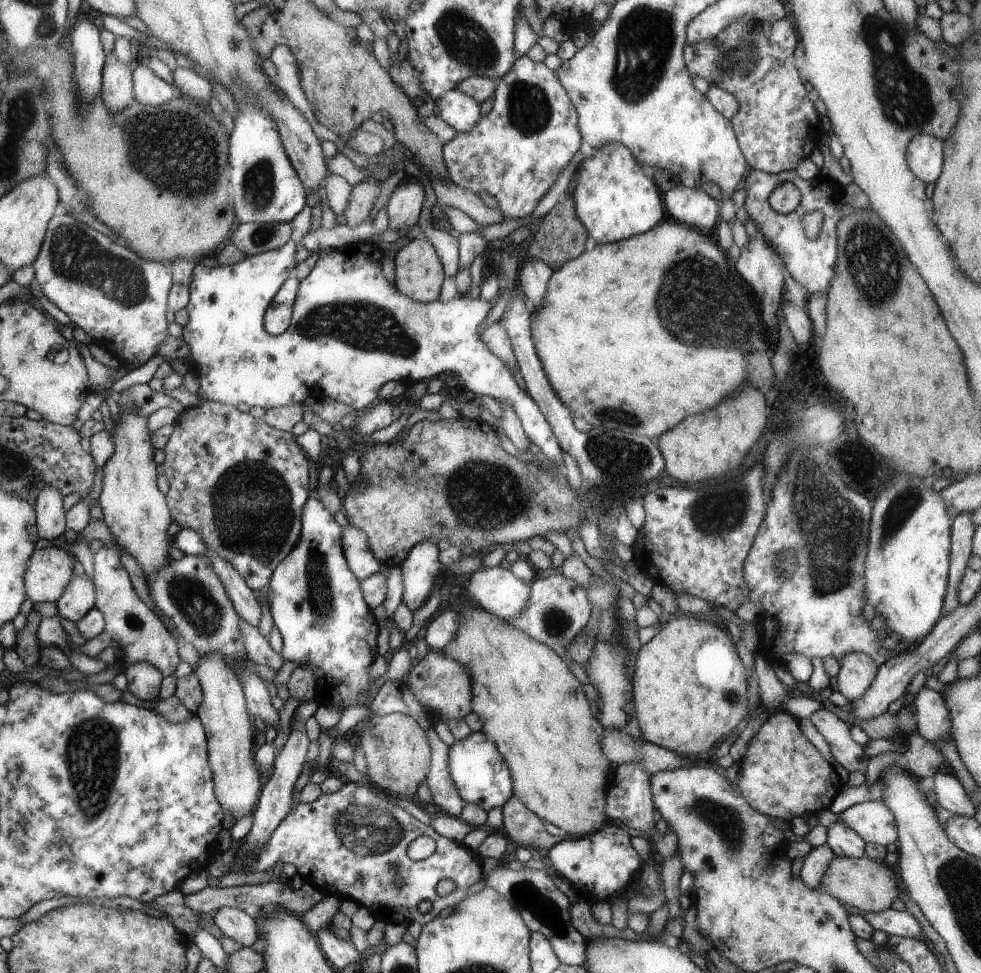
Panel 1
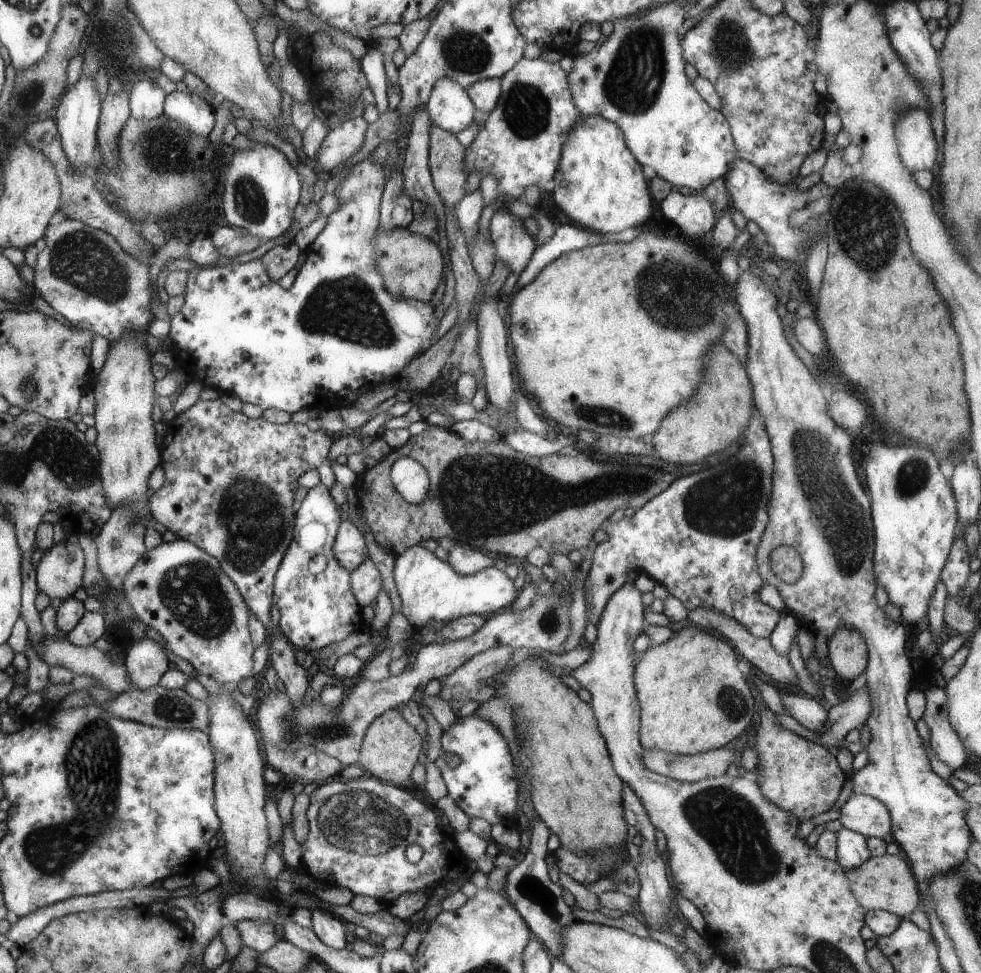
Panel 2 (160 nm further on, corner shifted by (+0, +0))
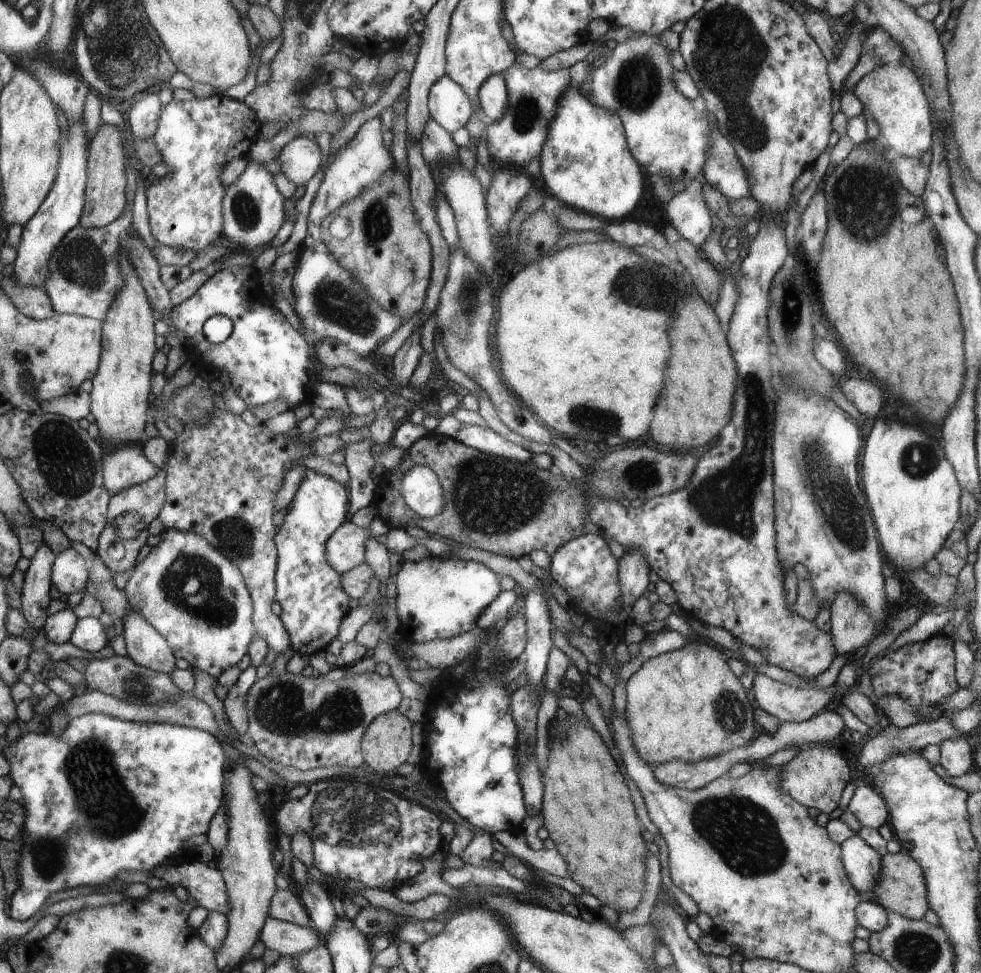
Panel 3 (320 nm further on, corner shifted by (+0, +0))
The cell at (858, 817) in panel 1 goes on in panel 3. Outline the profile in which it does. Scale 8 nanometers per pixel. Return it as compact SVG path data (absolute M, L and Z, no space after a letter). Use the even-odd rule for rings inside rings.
M868 782L858 785L847 811L856 816L856 820L862 824L862 827L878 830L889 823L886 802Z

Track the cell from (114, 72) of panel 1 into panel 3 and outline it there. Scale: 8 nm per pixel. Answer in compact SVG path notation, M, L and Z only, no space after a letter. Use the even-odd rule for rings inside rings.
M106 124L98 126L96 136L90 142L88 154L88 180L83 217L79 225L84 228L103 228L124 216L127 205L126 147L119 127Z

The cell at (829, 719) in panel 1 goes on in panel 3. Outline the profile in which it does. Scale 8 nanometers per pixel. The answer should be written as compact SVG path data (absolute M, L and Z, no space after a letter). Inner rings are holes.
M854 663L846 664L840 671L837 682L832 684L832 686L828 686L828 688L804 689L781 684L764 674L756 672L751 690L754 698L756 698L757 707L778 718L782 723L787 721L806 721L822 712L828 706L828 702L836 698L836 695L845 693L844 691L848 690L848 688L852 688L858 669Z

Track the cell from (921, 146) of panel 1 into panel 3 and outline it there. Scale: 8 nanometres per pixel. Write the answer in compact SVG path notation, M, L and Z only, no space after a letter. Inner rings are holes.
M904 64L879 66L850 91L880 127L880 140L904 158L921 158L932 147L932 116L926 94L916 74Z

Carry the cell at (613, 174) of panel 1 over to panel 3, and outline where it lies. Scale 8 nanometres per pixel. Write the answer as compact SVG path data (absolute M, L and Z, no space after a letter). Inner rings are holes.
M574 83L572 88L568 88L566 94L564 94L564 98L560 98L560 106L558 106L556 118L552 120L551 129L548 130L548 140L544 142L544 150L543 153L540 154L541 176L542 180L546 183L546 188L550 192L550 195L556 197L563 206L596 216L599 219L606 220L607 223L622 222L626 220L624 216L626 216L626 214L630 216L630 212L636 208L636 204L638 204L638 200L640 200L640 196L642 196L642 190L644 190L644 178L642 178L642 170L640 170L638 164L638 160L635 159L635 156L631 153L630 147L628 146L626 130L619 115L616 114L616 112L606 110L606 108L596 106L596 103L593 103L587 94L580 92L577 84Z

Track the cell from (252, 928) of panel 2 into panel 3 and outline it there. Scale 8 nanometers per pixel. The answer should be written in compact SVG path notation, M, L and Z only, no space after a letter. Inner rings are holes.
M274 918L264 922L259 940L264 942L266 948L276 950L282 956L308 952L323 941L311 926L298 926Z

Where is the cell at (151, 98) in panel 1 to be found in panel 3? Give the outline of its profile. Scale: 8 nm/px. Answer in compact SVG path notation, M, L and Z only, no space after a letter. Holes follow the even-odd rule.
M158 93L148 94L130 108L128 124L135 140L146 140L156 133L162 108Z

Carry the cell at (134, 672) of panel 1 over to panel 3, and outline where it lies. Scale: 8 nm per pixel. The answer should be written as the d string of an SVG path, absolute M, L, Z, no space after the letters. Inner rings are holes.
M132 607L130 616L121 626L124 629L122 635L126 641L127 656L138 666L170 675L170 670L176 668L177 661L170 646Z

